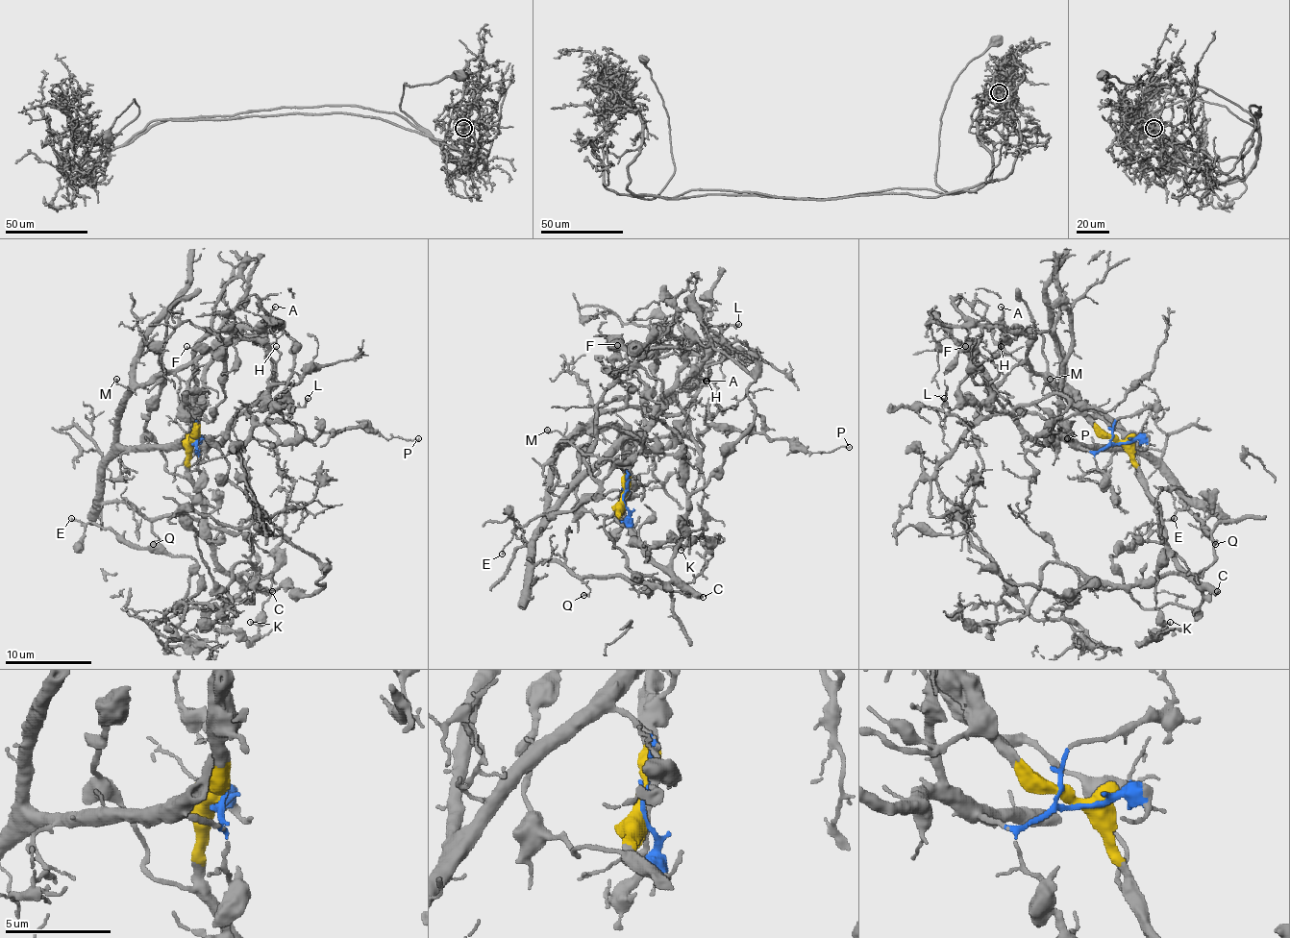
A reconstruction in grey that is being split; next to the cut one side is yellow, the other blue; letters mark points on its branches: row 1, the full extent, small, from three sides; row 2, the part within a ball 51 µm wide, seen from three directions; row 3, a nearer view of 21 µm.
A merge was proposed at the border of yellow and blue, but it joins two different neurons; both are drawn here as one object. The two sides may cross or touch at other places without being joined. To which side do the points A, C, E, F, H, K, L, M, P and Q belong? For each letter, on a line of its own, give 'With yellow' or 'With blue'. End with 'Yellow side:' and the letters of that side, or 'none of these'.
A: With yellow
C: With yellow
E: With yellow
F: With yellow
H: With blue
K: With yellow
L: With blue
M: With blue
P: With blue
Q: With blue
Yellow side: A, C, E, F, K

